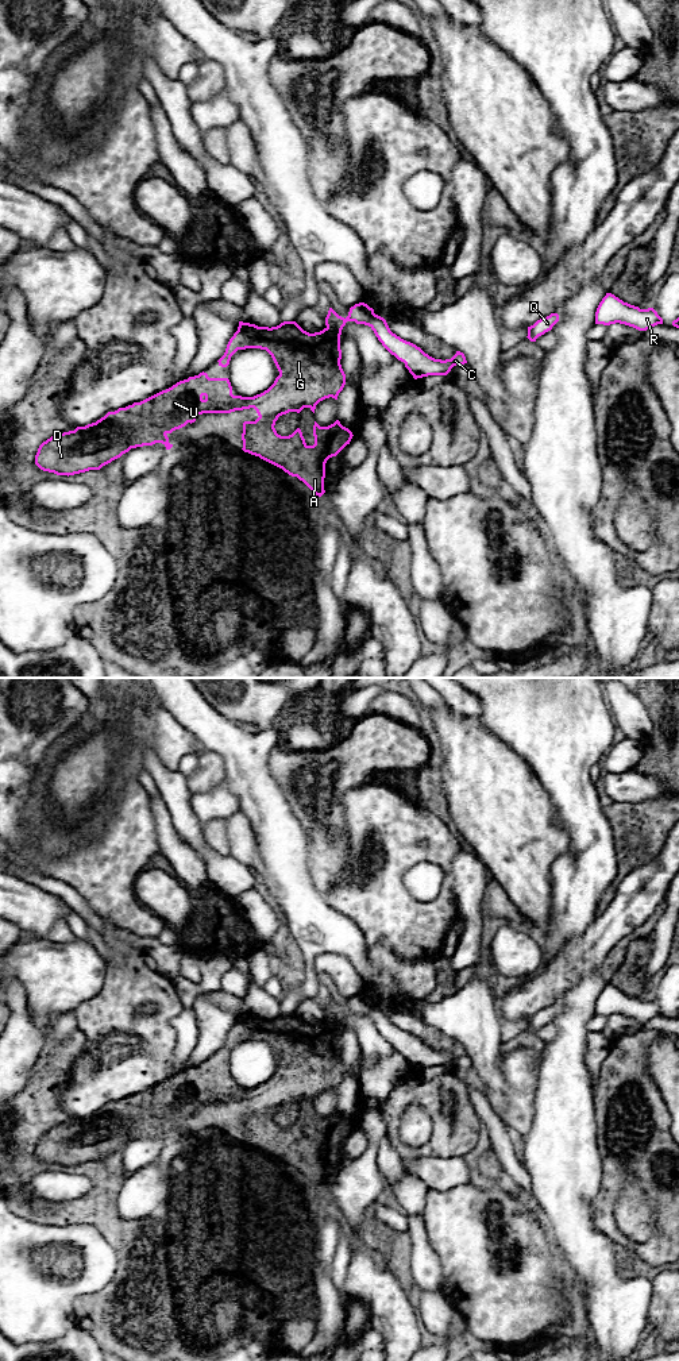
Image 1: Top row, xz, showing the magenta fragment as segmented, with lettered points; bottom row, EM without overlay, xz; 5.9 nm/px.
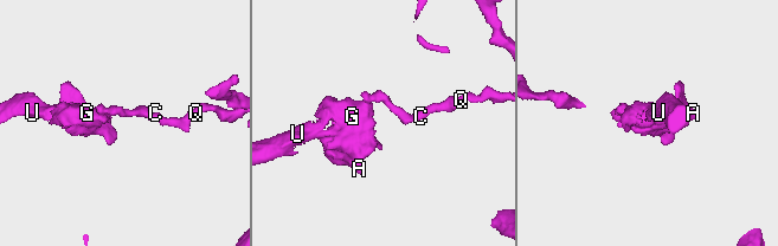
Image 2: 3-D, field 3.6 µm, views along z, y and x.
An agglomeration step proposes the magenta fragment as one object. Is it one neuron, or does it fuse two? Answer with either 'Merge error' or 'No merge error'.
Merge error

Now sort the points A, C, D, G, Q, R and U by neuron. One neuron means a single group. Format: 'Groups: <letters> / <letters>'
Groups: A D G U / C Q R

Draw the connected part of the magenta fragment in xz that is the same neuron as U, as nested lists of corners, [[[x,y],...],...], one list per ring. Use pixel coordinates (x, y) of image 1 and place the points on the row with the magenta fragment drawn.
[[[239,321],[219,366],[227,367],[238,350],[266,350],[279,371],[267,390],[254,397],[234,396],[228,378],[209,378],[202,371],[96,423],[51,436],[39,446],[35,464],[67,477],[100,470],[131,448],[162,443],[170,450],[167,435],[194,423],[198,415],[254,408],[259,417],[243,423],[242,450],[297,477],[321,497],[325,463],[350,444],[352,432],[339,420],[328,427],[315,421],[315,444],[308,446],[300,428],[281,436],[274,425],[282,415],[304,408],[315,413],[320,401],[337,400],[346,385],[340,335],[329,328],[309,333],[296,321],[271,328]]]

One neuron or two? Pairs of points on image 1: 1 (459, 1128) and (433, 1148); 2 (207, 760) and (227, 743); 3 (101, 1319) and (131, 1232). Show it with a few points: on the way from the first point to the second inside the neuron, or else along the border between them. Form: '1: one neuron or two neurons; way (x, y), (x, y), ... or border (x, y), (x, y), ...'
1: one neuron; way (452, 1134), (440, 1145)
2: two neurons; border (204, 750), (213, 751), (220, 756), (226, 778)
3: one neuron; way (112, 1298), (115, 1286), (127, 1272), (127, 1253)

